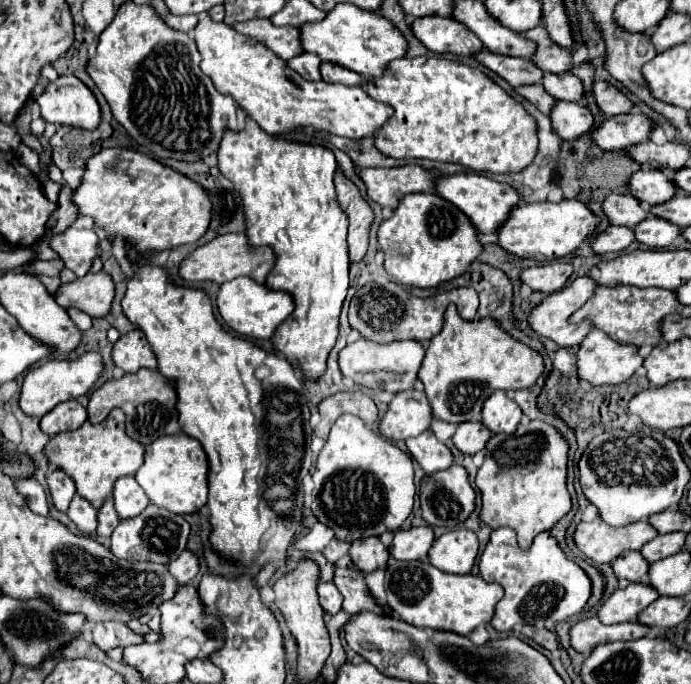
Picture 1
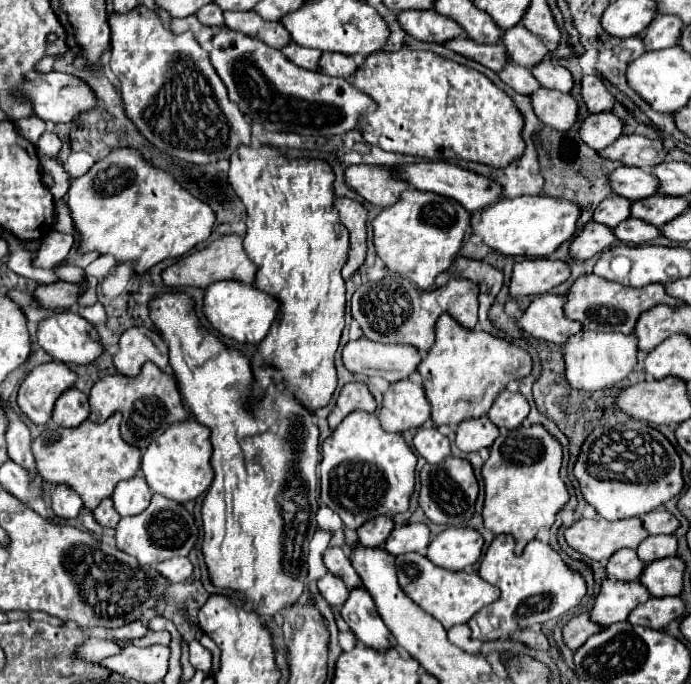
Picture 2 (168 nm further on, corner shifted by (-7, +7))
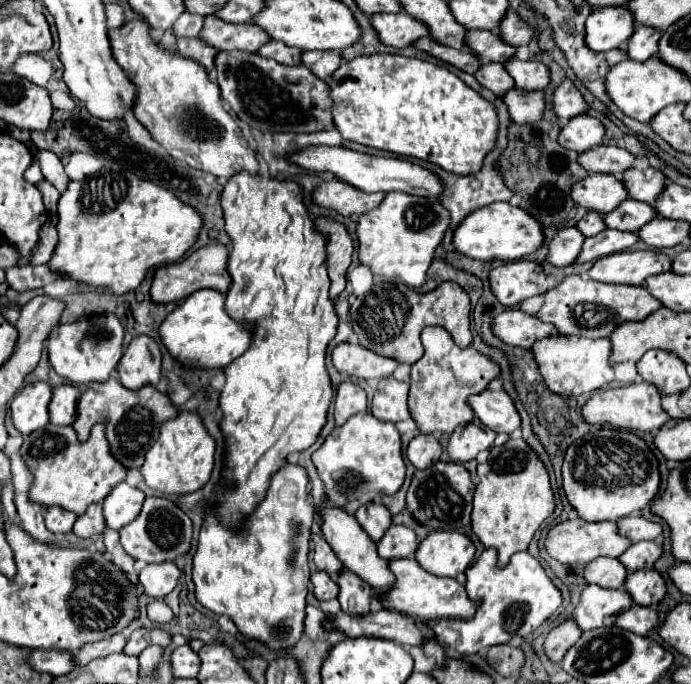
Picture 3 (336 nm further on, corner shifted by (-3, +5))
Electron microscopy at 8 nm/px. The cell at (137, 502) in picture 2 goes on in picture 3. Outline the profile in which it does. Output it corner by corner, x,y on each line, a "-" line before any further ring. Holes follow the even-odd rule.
125,481
119,483
103,501
103,515
107,521
107,527
119,531
119,527
133,521
143,505
145,493
137,487
127,485

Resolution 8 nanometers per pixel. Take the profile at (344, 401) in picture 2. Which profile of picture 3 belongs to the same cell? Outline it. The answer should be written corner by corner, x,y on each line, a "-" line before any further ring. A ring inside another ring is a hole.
341,383
335,397
335,423
343,425
351,415
367,409
367,397
355,383

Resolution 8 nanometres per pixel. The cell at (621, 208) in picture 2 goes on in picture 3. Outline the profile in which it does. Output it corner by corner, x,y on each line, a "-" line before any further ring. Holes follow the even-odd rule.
589,211
579,223
577,223
579,231
583,231
585,237
593,237
597,233
601,233
603,229
607,229
605,221
603,221
603,215
597,213
597,211

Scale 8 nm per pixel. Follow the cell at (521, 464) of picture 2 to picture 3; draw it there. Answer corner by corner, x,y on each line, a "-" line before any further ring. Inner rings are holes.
509,439
501,447
493,447
491,455
485,463
477,465
479,485
473,497
473,517
471,527
473,533
481,539
485,547
495,547
499,551
499,567
505,567
513,553
523,551
529,547
535,531
543,525
543,521
555,511
555,495
549,483
549,473
541,461
541,457
523,441
523,439

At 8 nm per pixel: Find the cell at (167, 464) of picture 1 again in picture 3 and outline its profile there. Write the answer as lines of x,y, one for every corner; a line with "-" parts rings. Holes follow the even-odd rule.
181,411
175,419
163,423
159,439
147,451
141,473
145,483
163,495
187,495
205,487
215,463
215,439
207,433
197,413

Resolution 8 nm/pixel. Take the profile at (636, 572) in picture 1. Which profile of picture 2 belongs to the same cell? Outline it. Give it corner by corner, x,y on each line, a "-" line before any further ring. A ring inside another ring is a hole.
619,549
605,565
605,571
607,575
619,579
619,581
635,581
639,579
641,571
643,571
645,563
639,561
637,553
631,551
631,549

